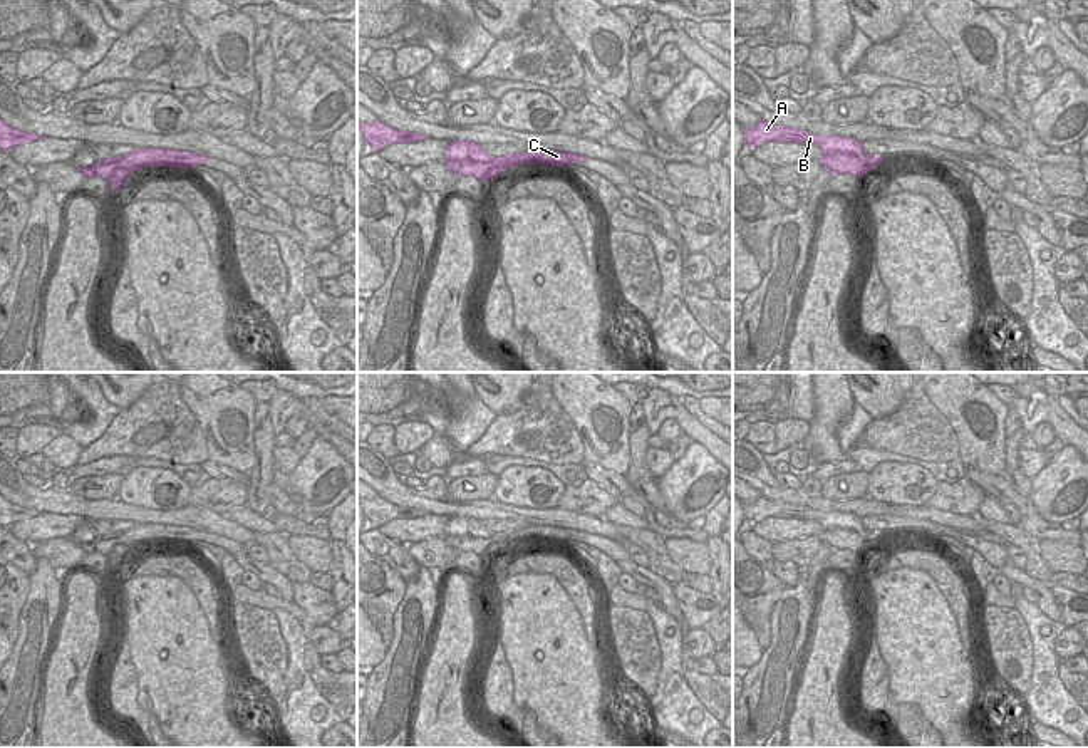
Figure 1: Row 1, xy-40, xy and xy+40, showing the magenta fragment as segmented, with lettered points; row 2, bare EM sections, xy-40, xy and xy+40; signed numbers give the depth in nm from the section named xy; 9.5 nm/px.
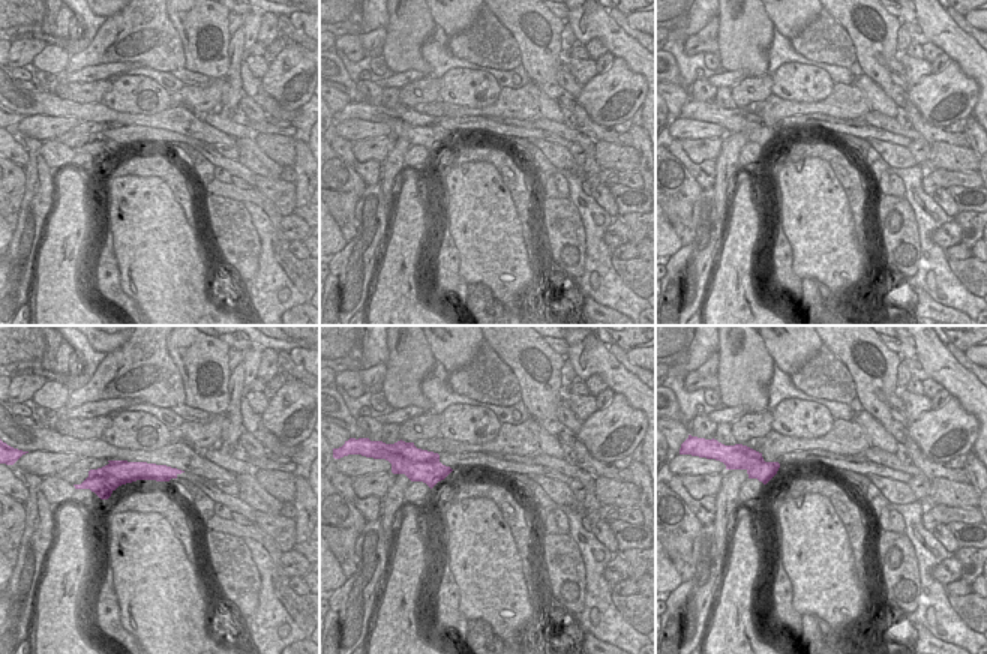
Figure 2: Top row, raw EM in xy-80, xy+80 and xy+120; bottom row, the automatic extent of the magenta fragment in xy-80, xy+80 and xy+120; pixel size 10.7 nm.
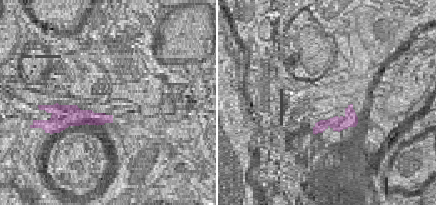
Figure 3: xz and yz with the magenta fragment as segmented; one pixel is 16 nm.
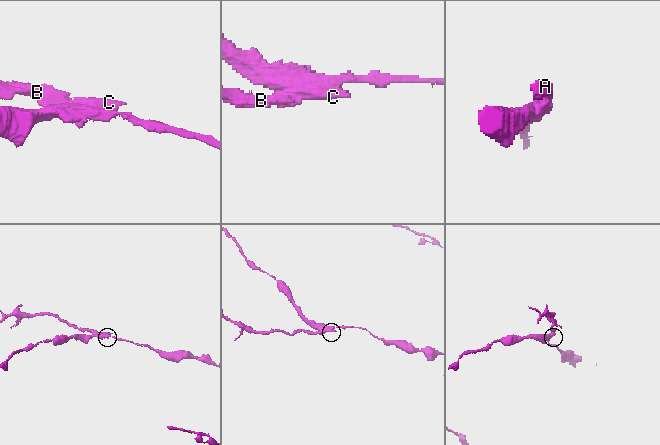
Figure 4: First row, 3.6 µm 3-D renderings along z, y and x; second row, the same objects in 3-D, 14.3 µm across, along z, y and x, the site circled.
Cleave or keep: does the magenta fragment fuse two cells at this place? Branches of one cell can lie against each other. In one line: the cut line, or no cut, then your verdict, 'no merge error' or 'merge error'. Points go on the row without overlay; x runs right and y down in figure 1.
cut xy (497, 534), (446, 540); merge error

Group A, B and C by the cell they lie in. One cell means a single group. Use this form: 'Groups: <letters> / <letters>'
Groups: A B / C

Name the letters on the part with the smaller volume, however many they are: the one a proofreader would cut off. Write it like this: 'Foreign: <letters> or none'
Foreign: A, B

